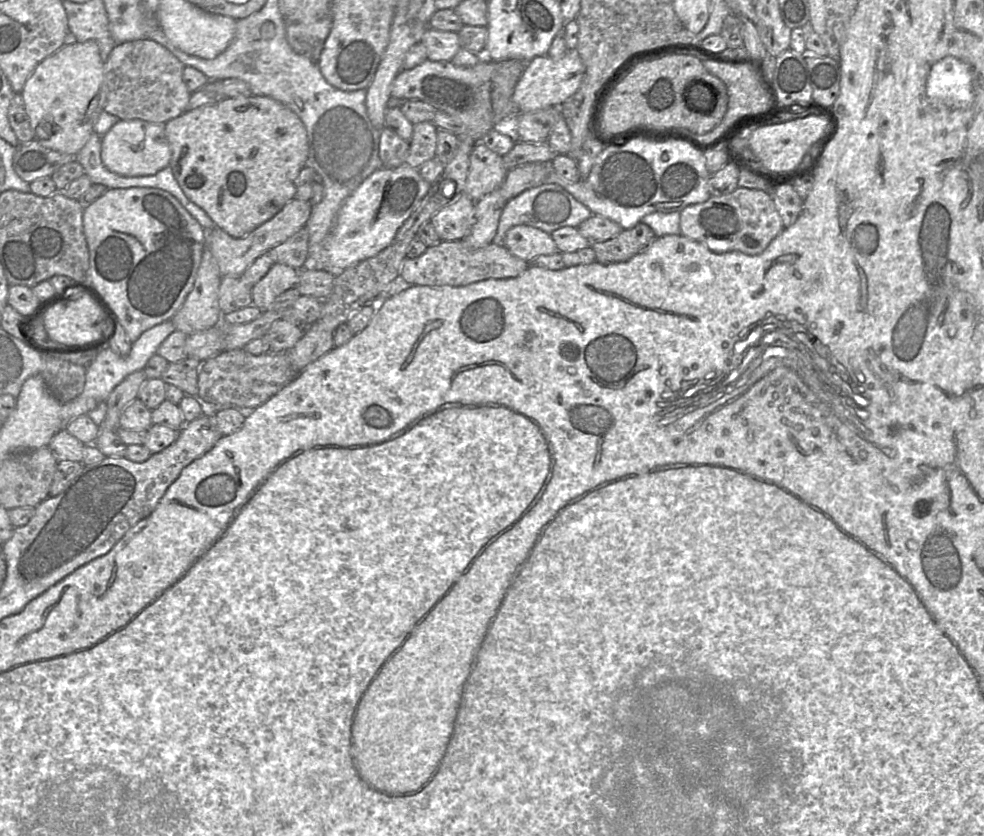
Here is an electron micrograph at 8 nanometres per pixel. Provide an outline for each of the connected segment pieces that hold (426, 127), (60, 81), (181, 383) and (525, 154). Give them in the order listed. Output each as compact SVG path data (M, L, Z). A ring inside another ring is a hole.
M432 122L414 124L410 148L403 163L419 168L424 162L436 157L438 130Z
M94 40L63 45L41 61L20 93L34 131L34 140L51 150L77 154L94 133L94 124L104 107L104 62Z
M185 358L170 363L161 379L169 385L181 389L186 395L198 396L198 373L202 362L193 358Z
M516 142L512 150L503 157L503 164L509 171L520 165L533 162L551 162L558 153L545 142Z

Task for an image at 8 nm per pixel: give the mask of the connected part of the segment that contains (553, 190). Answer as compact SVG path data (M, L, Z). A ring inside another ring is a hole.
M541 184L526 189L507 201L500 215L497 231L492 242L497 245L504 245L507 231L517 225L529 225L551 235L554 230L565 226L577 228L592 215L592 211L586 205L579 202L562 186Z

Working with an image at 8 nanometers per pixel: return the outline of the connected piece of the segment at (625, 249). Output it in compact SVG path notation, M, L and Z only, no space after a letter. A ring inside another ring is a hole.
M639 222L631 229L623 229L617 236L605 241L593 241L596 261L601 264L625 262L643 251L655 239L651 227Z

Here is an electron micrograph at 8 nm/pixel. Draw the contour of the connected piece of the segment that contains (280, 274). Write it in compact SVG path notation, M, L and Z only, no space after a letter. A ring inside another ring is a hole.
M274 263L267 274L252 287L252 302L262 312L288 289L297 286L299 270L281 263Z

